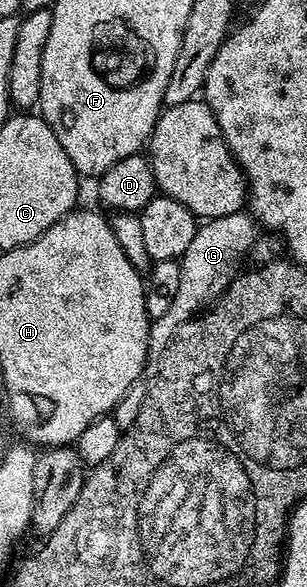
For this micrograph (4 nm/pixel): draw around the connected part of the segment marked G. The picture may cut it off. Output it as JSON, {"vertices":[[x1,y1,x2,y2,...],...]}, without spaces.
{"vertices":[[245,210,224,217,207,219,199,226,180,260,180,289,176,292,171,307,165,311,164,317,151,322,150,344,146,354,145,374,147,376,157,376,158,366,164,357,164,349,168,349,180,325,184,325,189,319,207,310,239,274,238,262,245,257,246,250,253,245,254,238,258,235,257,230,259,231,259,228,256,226,254,216]]}

